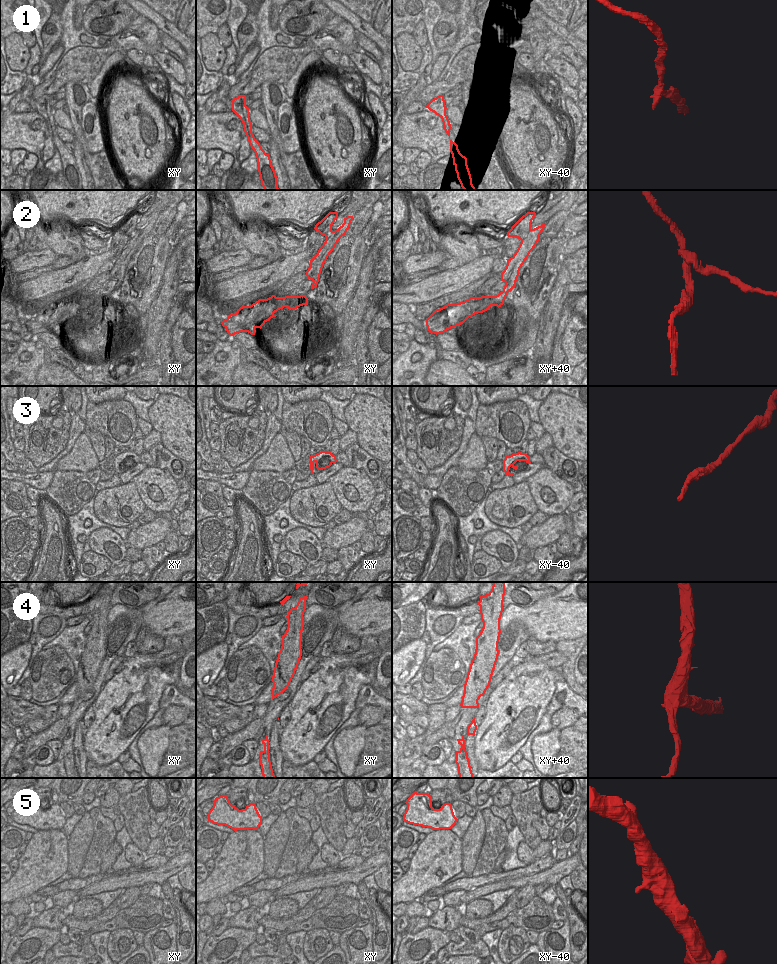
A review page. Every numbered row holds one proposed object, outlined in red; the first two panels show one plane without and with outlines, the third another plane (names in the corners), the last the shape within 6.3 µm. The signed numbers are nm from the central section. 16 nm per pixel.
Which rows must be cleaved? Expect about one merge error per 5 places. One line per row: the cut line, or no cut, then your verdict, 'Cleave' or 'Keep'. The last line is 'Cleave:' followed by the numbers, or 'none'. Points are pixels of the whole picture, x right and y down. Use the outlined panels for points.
1: No split. Keep
2: Split along xy+40 (532, 229), (521, 241). Cleave
3: No split. Keep
4: No split. Keep
5: No split. Keep
Cleave: 2

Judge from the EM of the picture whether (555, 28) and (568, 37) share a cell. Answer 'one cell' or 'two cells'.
one cell

